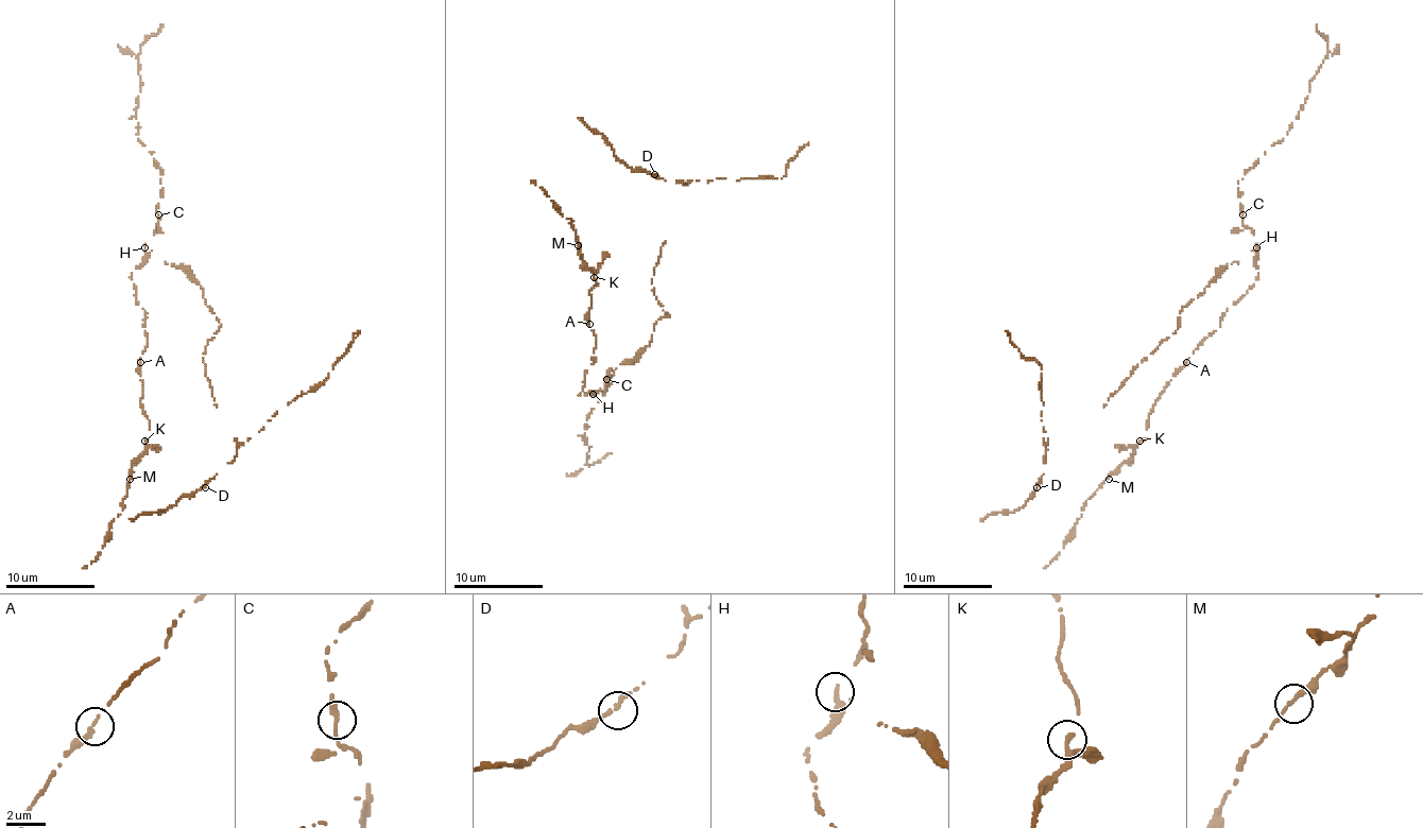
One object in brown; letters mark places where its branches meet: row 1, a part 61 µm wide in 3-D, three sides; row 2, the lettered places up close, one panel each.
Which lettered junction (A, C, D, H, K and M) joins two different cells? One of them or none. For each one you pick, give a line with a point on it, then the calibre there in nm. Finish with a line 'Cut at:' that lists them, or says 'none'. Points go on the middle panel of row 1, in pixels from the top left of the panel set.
H: Place: (593, 394). Thickness 240 nm
Cut at: H

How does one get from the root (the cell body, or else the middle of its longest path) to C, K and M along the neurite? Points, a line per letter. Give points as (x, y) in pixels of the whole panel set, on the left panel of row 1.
C: (144, 257), (144, 243), (156, 230), (158, 214)
K: (144, 257), (132, 273), (136, 302), (144, 311), (147, 335), (140, 358), (140, 404), (150, 420), (144, 441)
M: (144, 257), (132, 279), (136, 302), (144, 311), (140, 404), (150, 429), (130, 479)

